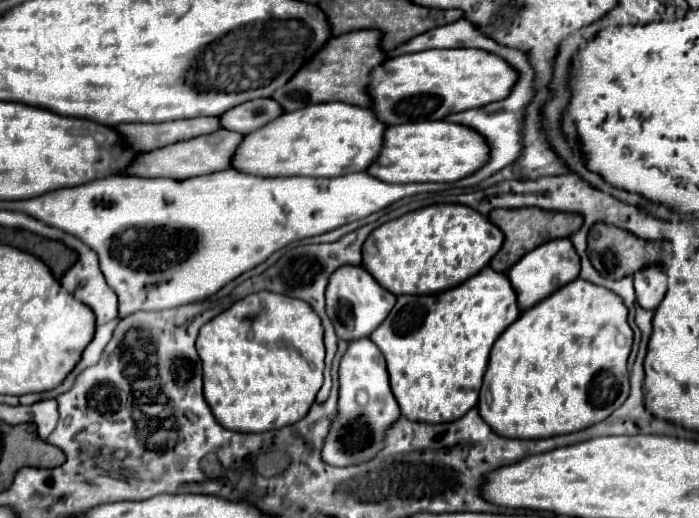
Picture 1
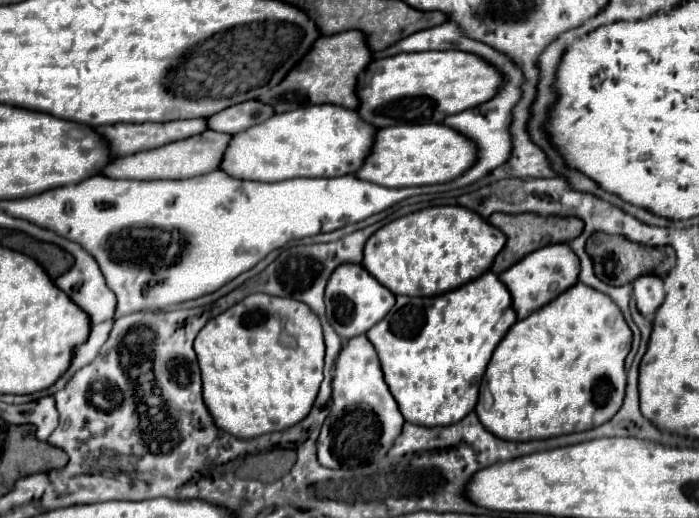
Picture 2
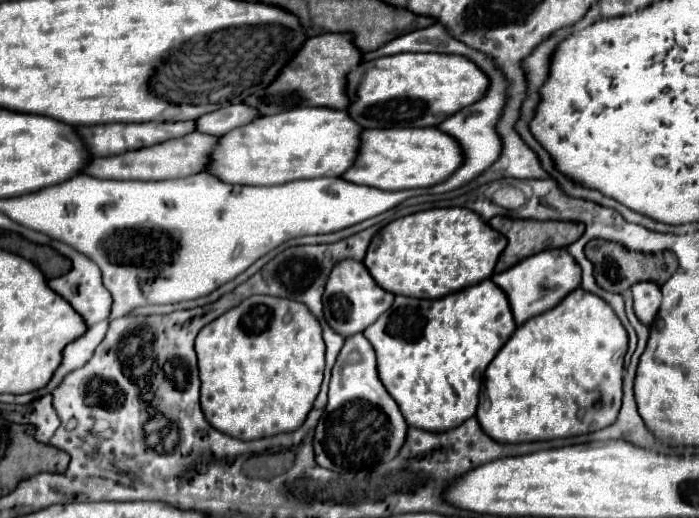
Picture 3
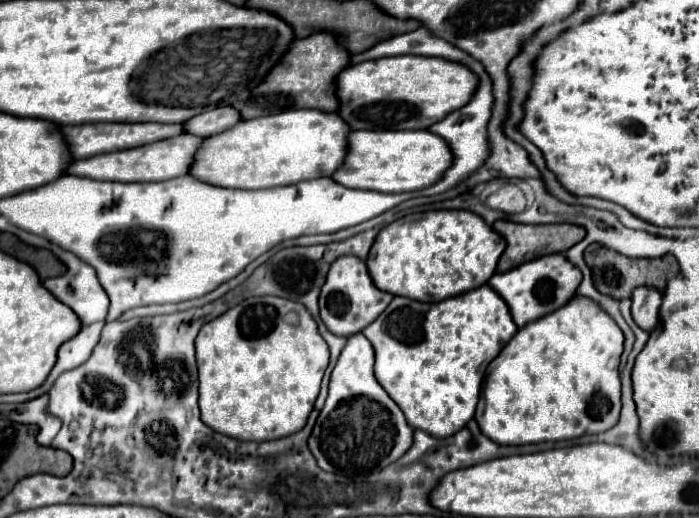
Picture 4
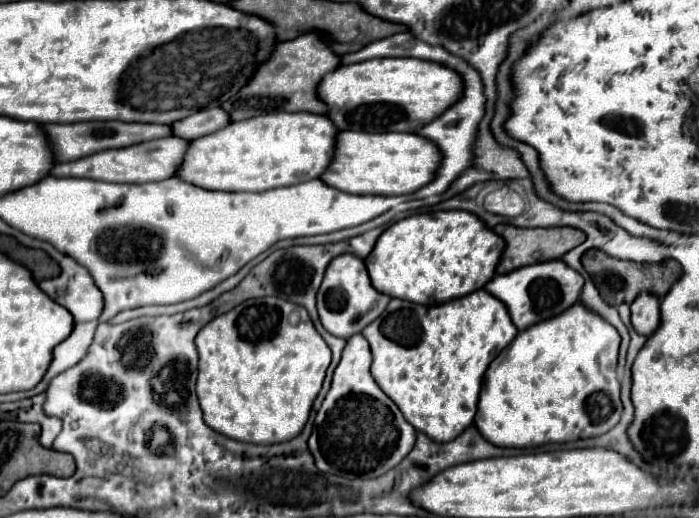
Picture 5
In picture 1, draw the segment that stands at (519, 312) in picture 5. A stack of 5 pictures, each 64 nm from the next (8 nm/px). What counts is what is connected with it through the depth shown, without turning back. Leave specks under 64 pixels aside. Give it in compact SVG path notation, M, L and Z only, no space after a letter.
M556 238L550 242L544 242L542 246L534 248L530 254L526 254L520 262L516 262L508 270L508 278L518 294L520 310L526 310L534 304L538 304L542 298L550 296L554 290L562 288L564 284L578 278L580 272L580 256L574 250L574 244L568 238Z

